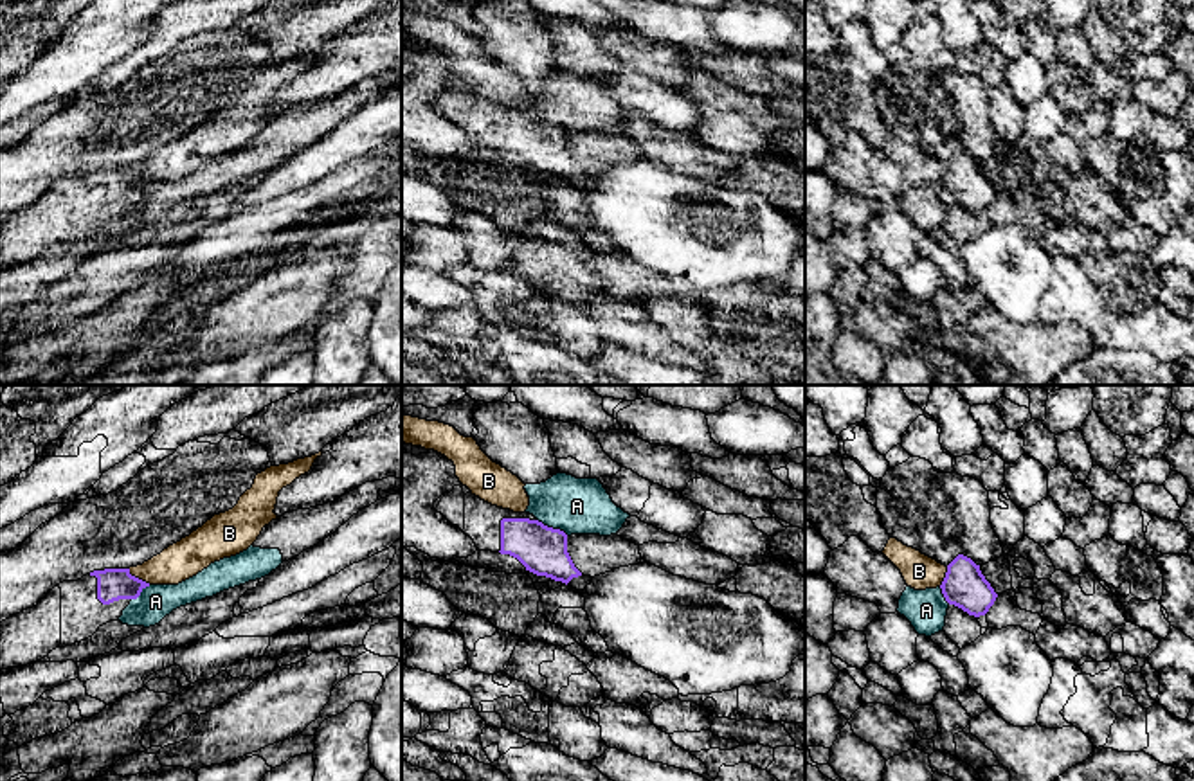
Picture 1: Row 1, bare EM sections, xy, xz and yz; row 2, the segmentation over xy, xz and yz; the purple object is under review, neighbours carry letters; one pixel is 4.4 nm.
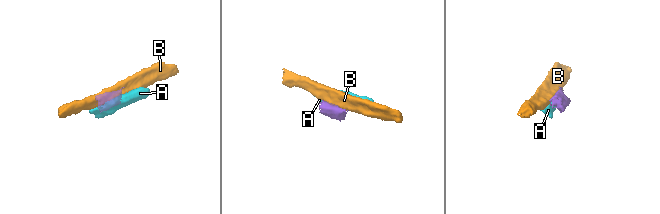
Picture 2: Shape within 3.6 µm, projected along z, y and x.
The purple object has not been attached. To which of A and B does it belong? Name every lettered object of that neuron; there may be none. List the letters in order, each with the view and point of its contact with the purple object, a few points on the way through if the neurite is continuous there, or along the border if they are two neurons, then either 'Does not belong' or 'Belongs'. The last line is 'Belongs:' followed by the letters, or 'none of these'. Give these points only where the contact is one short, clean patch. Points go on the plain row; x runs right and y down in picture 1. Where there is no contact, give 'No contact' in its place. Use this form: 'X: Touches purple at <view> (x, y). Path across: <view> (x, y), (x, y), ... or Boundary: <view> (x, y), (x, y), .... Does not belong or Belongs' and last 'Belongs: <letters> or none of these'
A: Touches purple at xz (551, 125). Boundary: xz (537, 116), (568, 132). Does not belong
B: Touches purple at xy (137, 175). Boundary: xy (128, 166), (150, 180). Does not belong
Belongs: none of these

